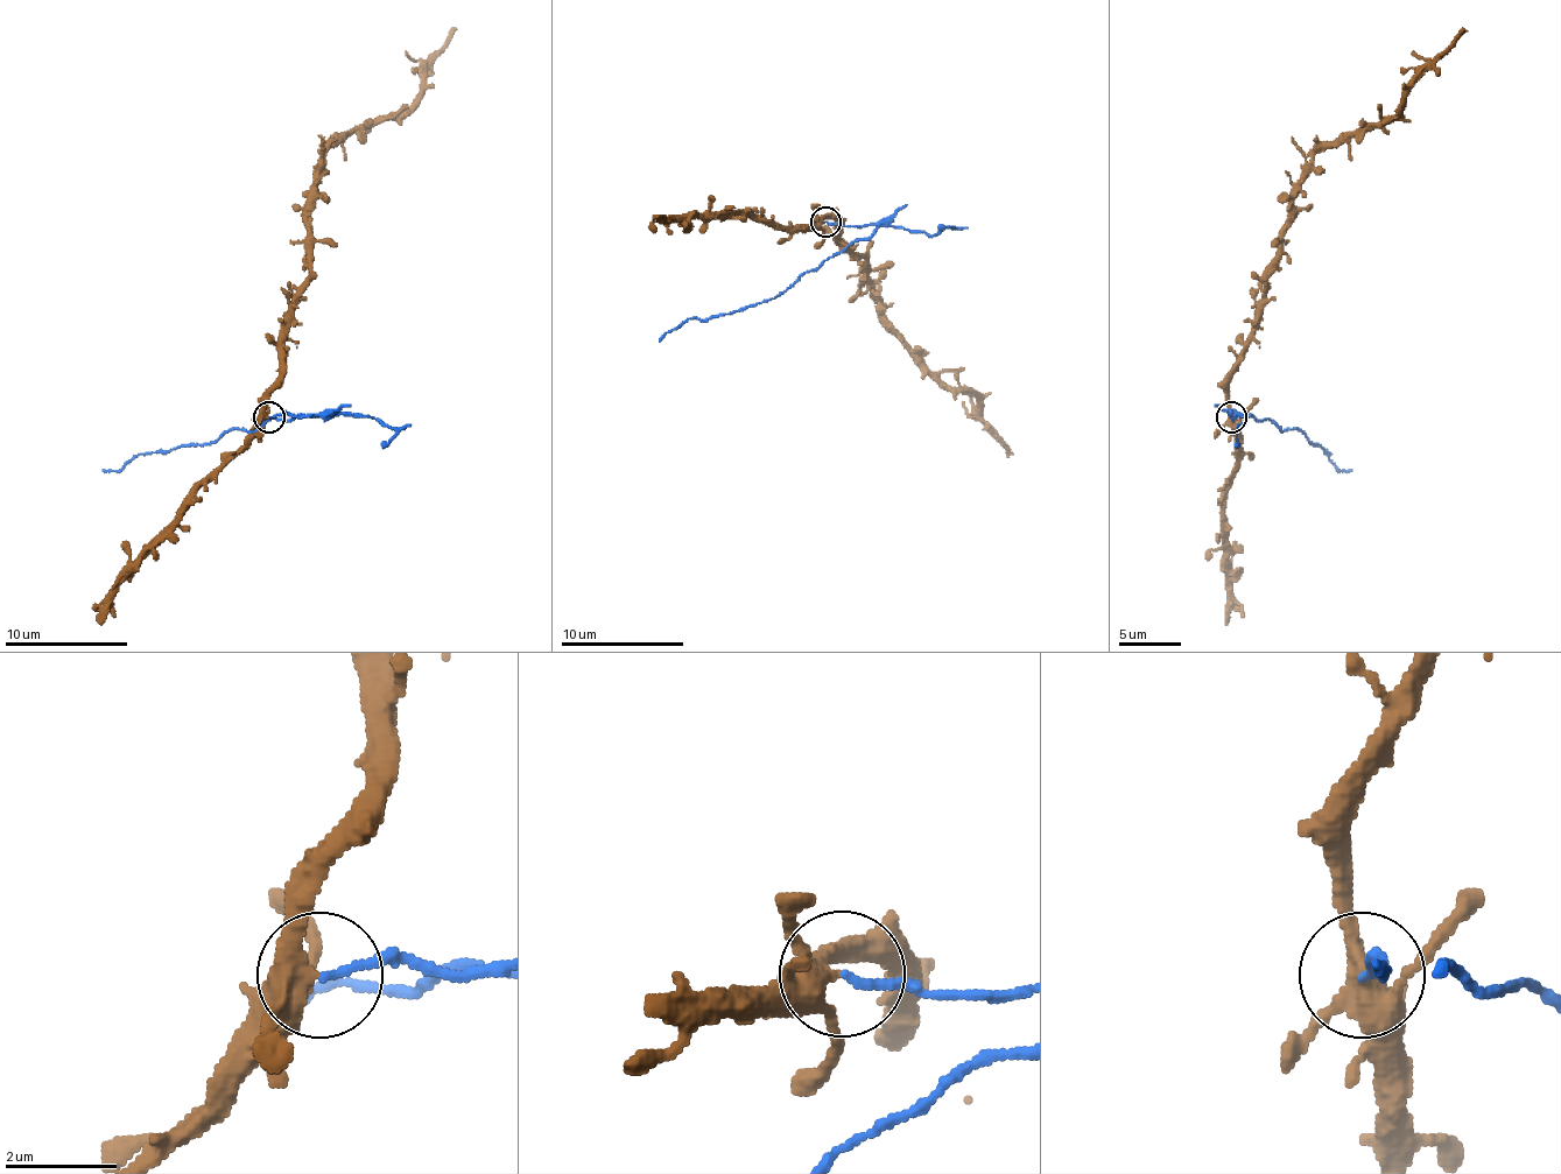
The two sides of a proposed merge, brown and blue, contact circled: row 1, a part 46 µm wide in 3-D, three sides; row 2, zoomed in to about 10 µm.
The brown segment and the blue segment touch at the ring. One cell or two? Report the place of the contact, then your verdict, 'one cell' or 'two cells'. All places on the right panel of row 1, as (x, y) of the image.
at (1231, 416); two cells

